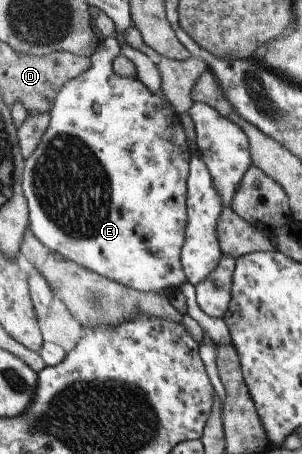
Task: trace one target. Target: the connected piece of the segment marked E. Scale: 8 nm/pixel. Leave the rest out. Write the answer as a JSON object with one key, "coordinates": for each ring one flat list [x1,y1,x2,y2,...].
{"coordinates":[[114,36,102,40,102,43,99,43,89,56,90,68,74,79,66,81,58,89,48,111,48,125,44,129,44,134,32,154,23,161,20,187,26,199,28,229,36,237,36,241,40,241,40,245,44,245,50,252,54,251,67,261,72,261,74,265,80,265,124,287,140,292,164,291,168,287,178,288,180,283,186,282,184,271,180,267,180,249,184,242,187,223,185,182,188,174,188,153,184,147,186,135,184,135,184,129,180,125,177,113,163,95,150,93,136,77,122,78,115,75,112,64,118,53,121,53,121,50]]}

